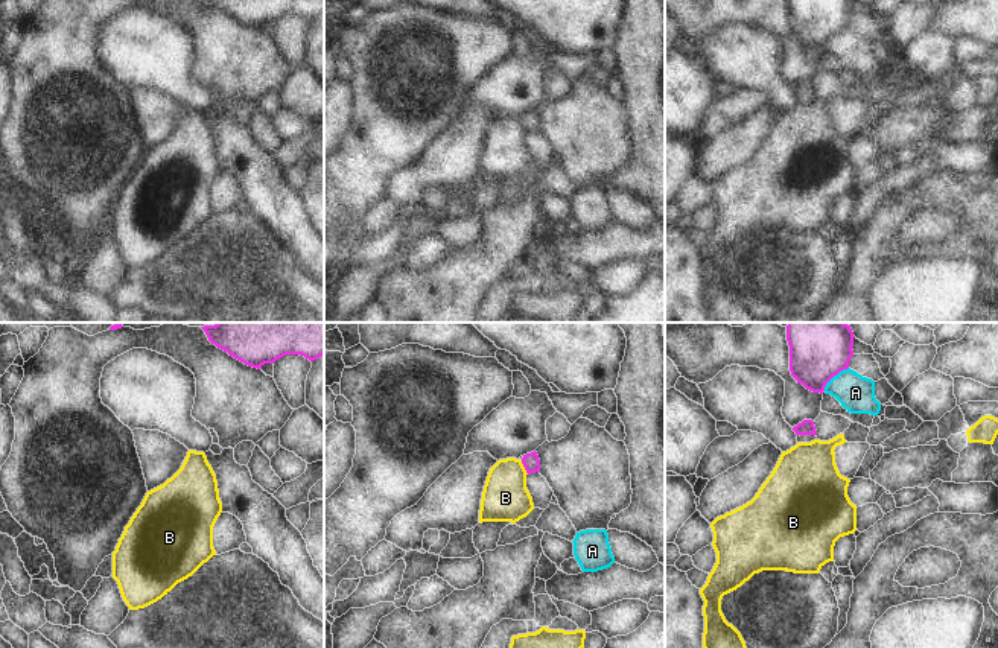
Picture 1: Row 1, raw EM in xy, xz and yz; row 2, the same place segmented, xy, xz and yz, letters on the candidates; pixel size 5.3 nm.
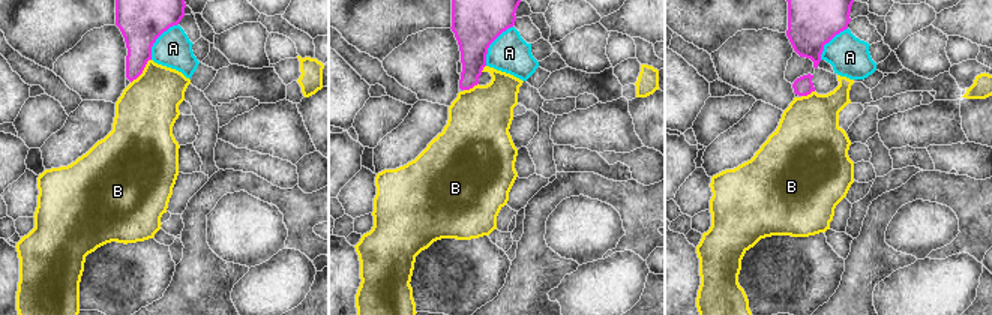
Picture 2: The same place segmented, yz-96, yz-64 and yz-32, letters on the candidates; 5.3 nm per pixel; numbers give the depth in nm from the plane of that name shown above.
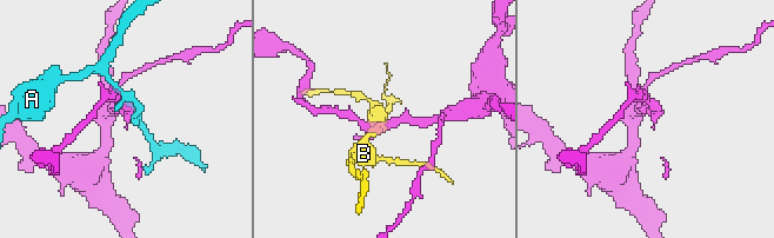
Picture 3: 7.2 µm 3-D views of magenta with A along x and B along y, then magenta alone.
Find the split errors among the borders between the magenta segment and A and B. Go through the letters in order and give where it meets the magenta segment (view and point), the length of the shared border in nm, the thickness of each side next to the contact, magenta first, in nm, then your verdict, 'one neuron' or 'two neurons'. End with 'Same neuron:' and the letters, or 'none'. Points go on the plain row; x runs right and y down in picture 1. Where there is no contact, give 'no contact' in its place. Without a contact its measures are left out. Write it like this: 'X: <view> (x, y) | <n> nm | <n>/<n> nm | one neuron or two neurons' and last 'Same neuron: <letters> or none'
A: yz (834, 34) | 180 nm | 240/190 nm | two neurons
B: xz (524, 125) | 80 nm | 90/260 nm | two neurons
Same neuron: none

